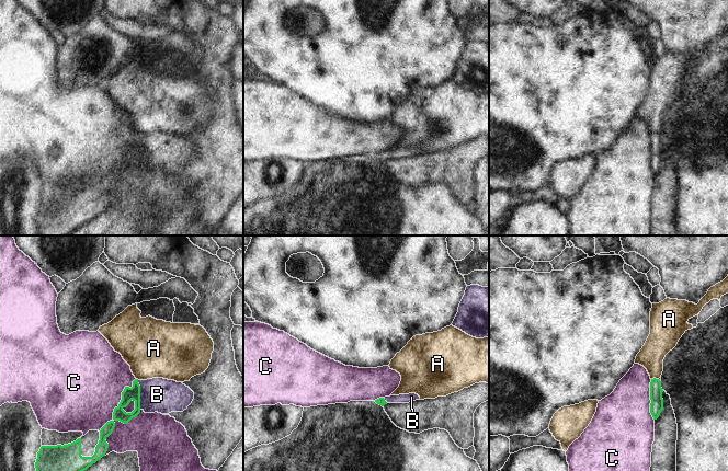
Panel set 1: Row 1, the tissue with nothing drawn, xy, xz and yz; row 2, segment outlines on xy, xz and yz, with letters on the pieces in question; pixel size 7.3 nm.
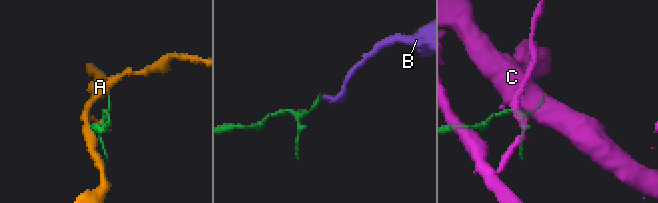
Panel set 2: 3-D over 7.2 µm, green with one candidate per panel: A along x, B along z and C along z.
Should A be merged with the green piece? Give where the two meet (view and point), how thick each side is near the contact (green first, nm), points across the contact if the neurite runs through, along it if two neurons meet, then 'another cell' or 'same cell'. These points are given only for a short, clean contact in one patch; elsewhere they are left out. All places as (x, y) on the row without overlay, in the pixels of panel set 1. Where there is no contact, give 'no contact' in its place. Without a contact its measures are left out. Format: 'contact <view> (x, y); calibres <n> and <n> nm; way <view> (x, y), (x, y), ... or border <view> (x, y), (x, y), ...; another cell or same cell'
contact yz (655, 133); calibres 100 and 190 nm; border yz (658, 133), (651, 134); another cell

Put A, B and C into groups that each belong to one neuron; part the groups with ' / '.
A / B / C

